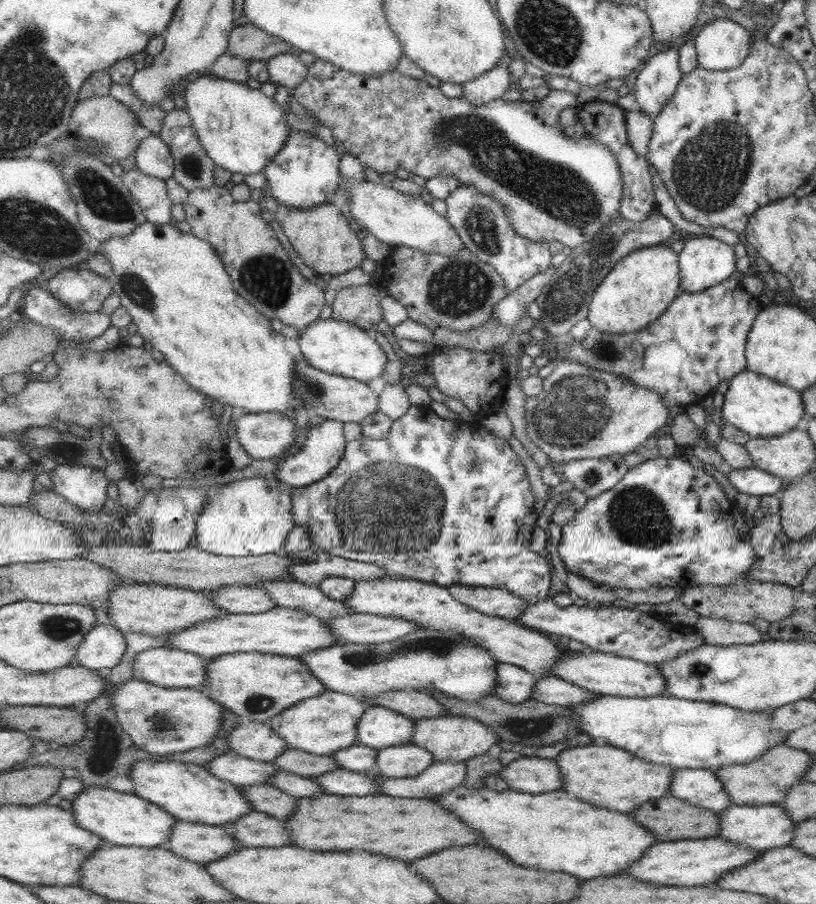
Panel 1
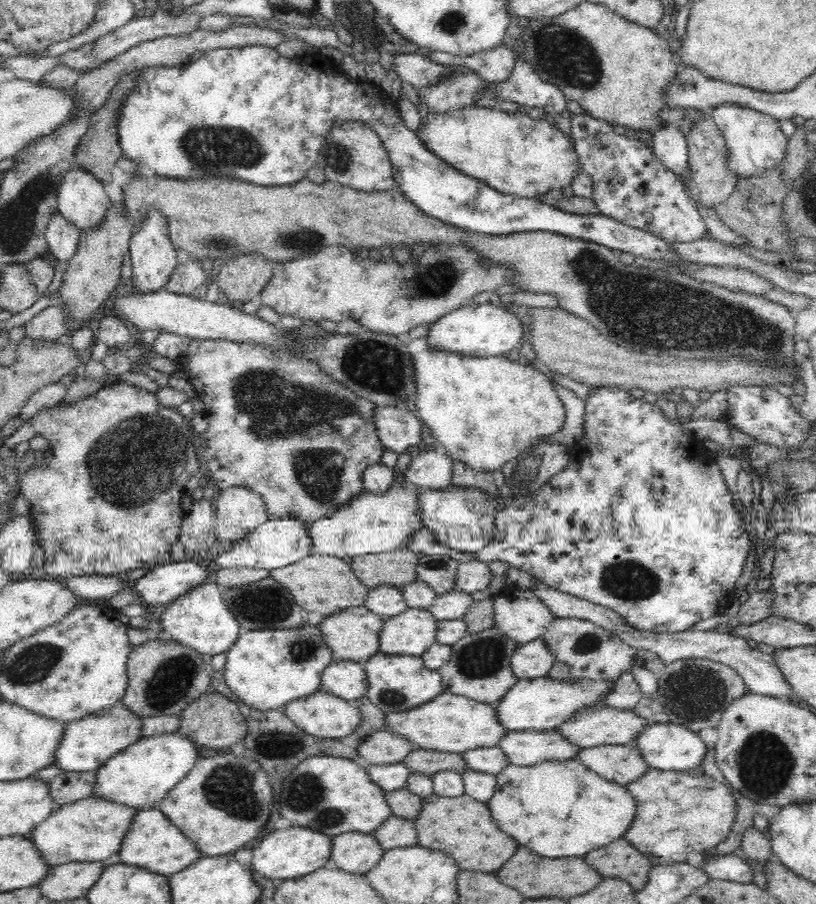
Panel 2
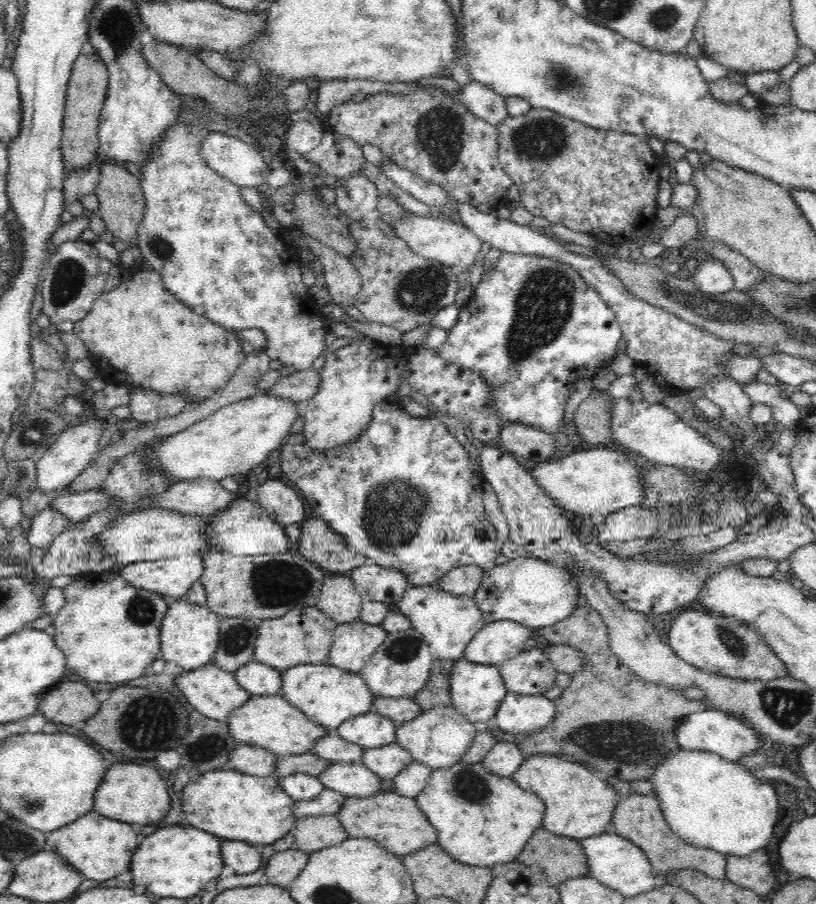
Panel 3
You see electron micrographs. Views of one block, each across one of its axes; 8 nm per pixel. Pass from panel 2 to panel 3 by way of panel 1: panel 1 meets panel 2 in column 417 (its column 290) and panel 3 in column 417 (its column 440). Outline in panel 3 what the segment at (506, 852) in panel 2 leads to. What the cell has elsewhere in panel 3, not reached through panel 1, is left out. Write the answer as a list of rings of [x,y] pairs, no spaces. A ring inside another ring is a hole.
[[[384,790],[368,798],[347,797],[338,815],[350,837],[378,840],[378,844],[384,844],[384,848],[400,856],[411,855],[438,842],[438,830],[428,822],[416,799],[402,796],[395,790]]]

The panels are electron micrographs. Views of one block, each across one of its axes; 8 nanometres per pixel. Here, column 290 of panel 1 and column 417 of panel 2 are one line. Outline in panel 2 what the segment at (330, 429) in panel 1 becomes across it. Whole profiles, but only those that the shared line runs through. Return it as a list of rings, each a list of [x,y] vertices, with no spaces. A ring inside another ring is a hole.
[[[425,447],[414,455],[412,466],[406,471],[406,481],[427,489],[451,487],[452,459]]]

